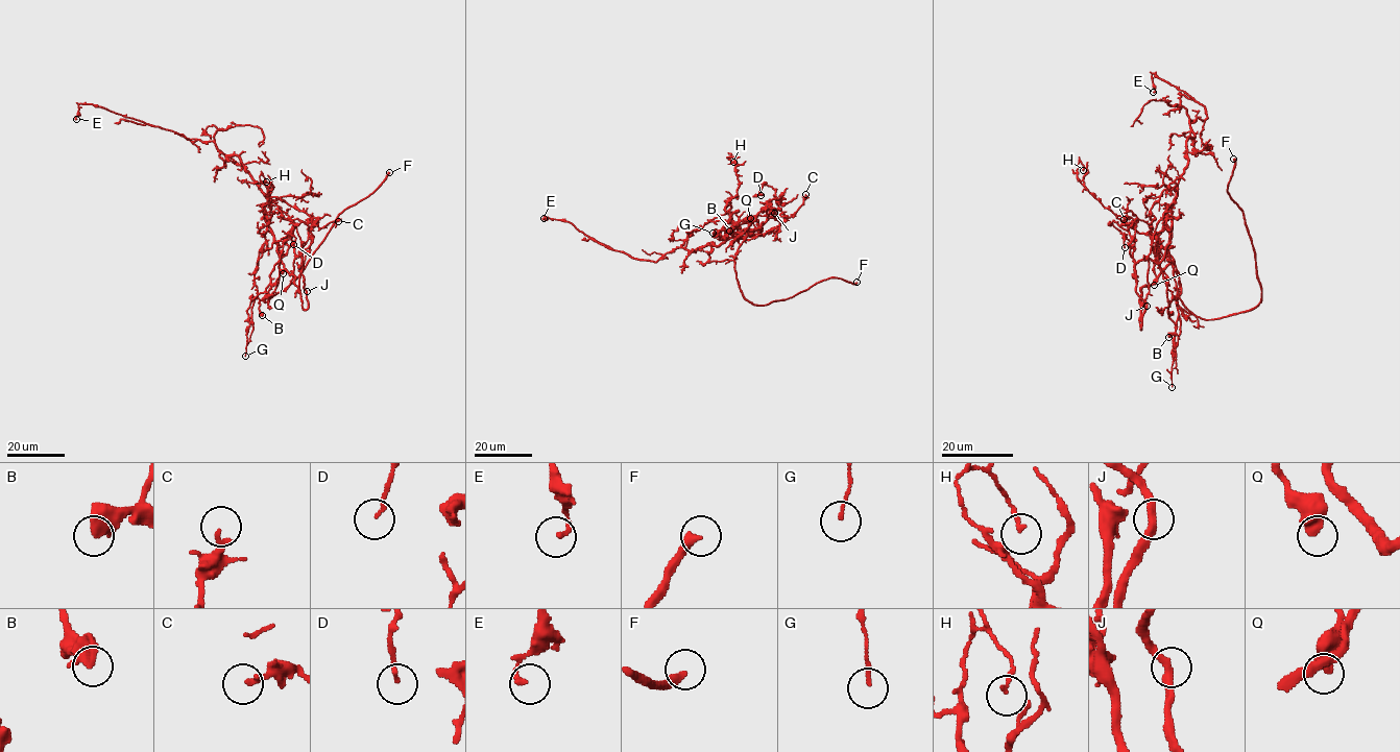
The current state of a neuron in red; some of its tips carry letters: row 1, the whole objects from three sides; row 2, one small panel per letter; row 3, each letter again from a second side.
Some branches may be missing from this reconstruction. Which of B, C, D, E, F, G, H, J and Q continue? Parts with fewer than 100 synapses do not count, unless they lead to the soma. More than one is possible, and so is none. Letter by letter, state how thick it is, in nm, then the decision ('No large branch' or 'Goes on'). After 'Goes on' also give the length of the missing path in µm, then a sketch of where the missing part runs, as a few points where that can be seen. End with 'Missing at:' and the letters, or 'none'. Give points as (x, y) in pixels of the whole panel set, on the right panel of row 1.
B: Thickness 460 nm. No large branch
C: Thickness 220 nm. No large branch
D: Thickness 120 nm. No large branch
E: Thickness 170 nm. No large branch
F: Thickness 360 nm. Goes on. Missing length about 9 µm
G: Thickness 110 nm. No large branch
H: Thickness 140 nm. No large branch
J: Thickness 280 nm. No large branch
Q: Thickness 480 nm. No large branch
Missing at: F

